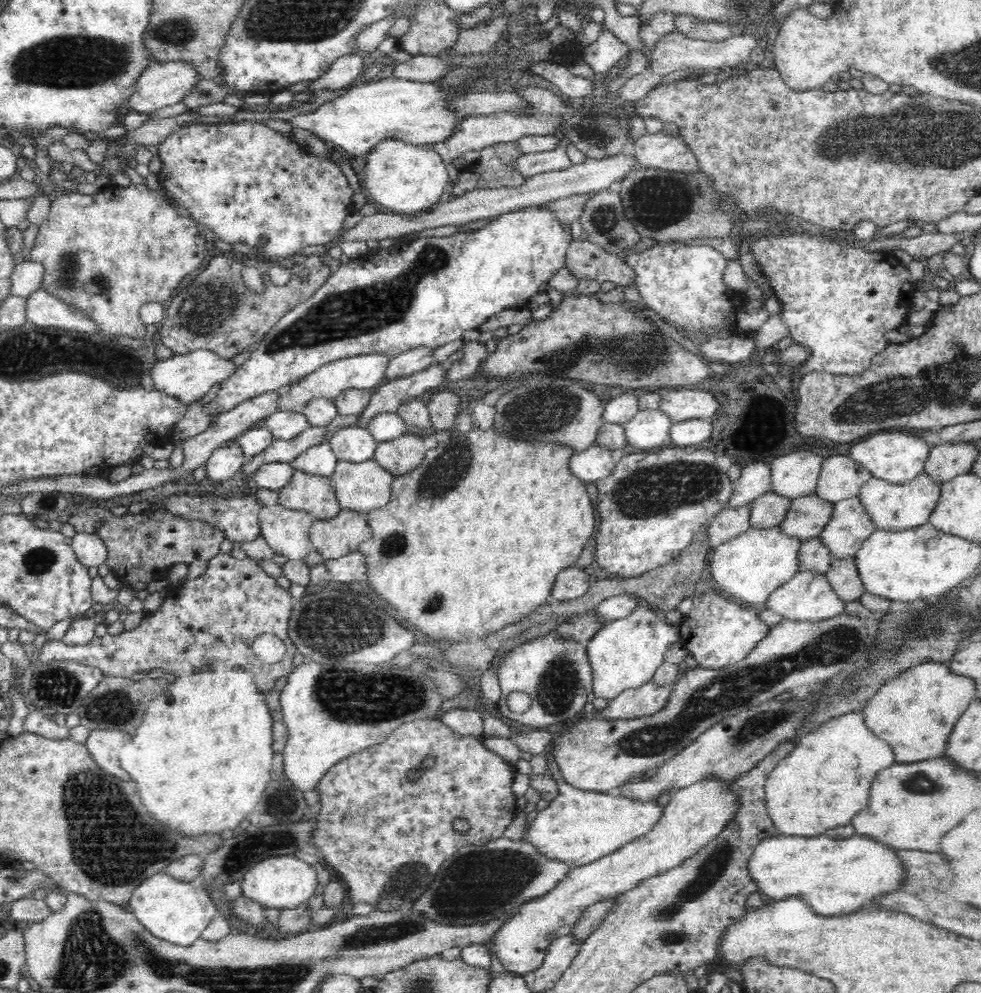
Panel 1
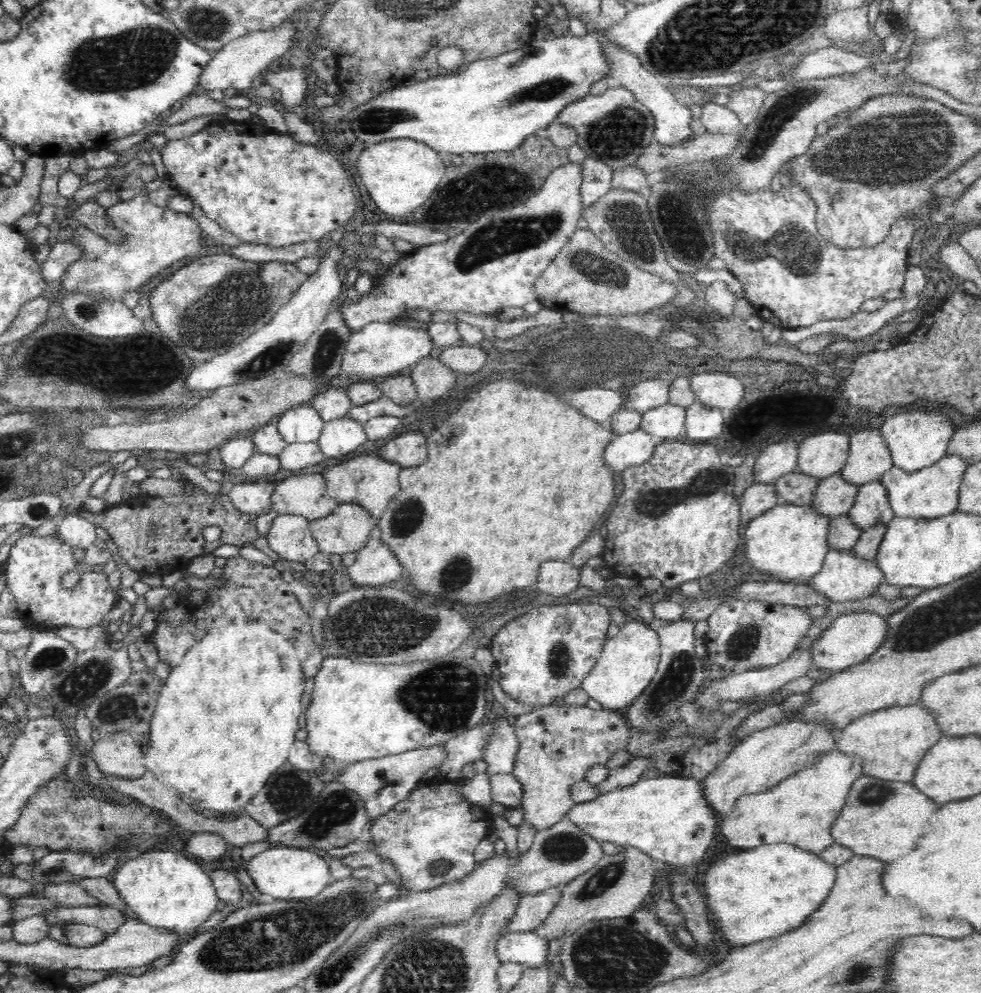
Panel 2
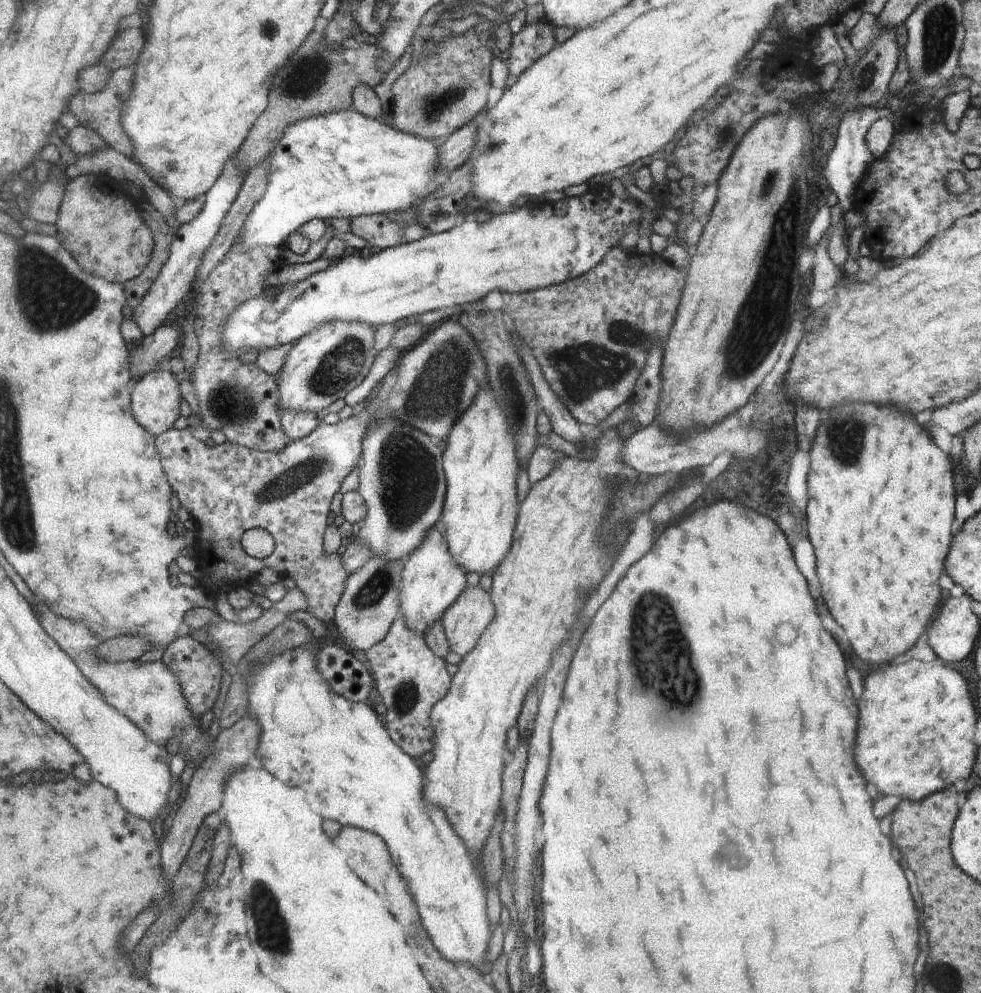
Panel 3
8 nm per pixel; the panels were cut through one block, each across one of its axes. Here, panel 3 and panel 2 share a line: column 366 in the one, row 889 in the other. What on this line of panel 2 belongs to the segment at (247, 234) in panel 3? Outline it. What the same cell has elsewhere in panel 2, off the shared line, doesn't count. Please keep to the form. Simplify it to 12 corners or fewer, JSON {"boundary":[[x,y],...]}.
{"boundary":[[146,851],[112,882],[136,919],[178,935],[217,910],[210,875]]}

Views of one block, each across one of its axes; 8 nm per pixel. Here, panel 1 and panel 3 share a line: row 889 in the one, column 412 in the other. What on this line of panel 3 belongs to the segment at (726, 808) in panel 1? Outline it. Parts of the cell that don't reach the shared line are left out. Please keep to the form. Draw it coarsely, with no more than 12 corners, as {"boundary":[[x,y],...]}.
{"boundary":[[437,525],[403,568],[400,615],[424,635],[466,572]]}

